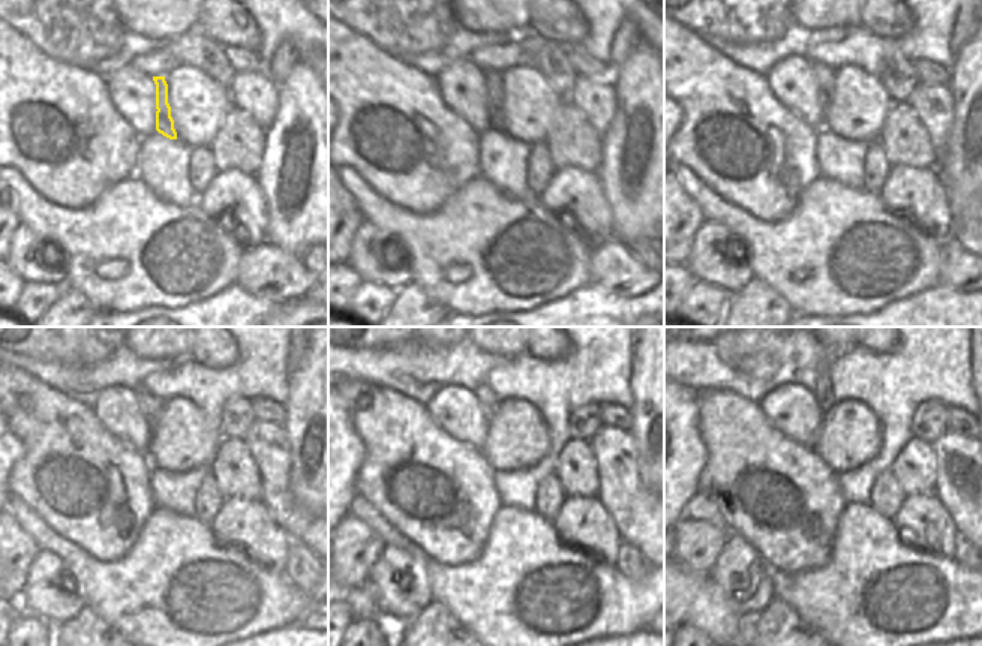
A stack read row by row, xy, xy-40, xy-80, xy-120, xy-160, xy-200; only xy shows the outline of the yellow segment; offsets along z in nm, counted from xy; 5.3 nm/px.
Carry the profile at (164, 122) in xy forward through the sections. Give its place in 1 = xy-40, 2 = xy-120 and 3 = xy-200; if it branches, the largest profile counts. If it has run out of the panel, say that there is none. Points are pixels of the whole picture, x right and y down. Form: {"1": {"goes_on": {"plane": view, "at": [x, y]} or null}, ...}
{"1": {"goes_on": {"plane": "xy-40", "at": [492, 78]}}, "2": {"goes_on": {"plane": "xy-120", "at": [152, 406]}}, "3": {"goes_on": {"plane": "xy-200", "at": [822, 393]}}}

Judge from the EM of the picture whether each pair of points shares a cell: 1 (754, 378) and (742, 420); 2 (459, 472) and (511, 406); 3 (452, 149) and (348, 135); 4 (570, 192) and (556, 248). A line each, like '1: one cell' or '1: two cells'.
1: two cells
2: two cells
3: one cell
4: two cells

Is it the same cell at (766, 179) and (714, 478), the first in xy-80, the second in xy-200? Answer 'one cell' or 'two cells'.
one cell

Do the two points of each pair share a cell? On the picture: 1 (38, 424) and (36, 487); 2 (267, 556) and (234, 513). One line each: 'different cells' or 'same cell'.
1: same cell
2: same cell

